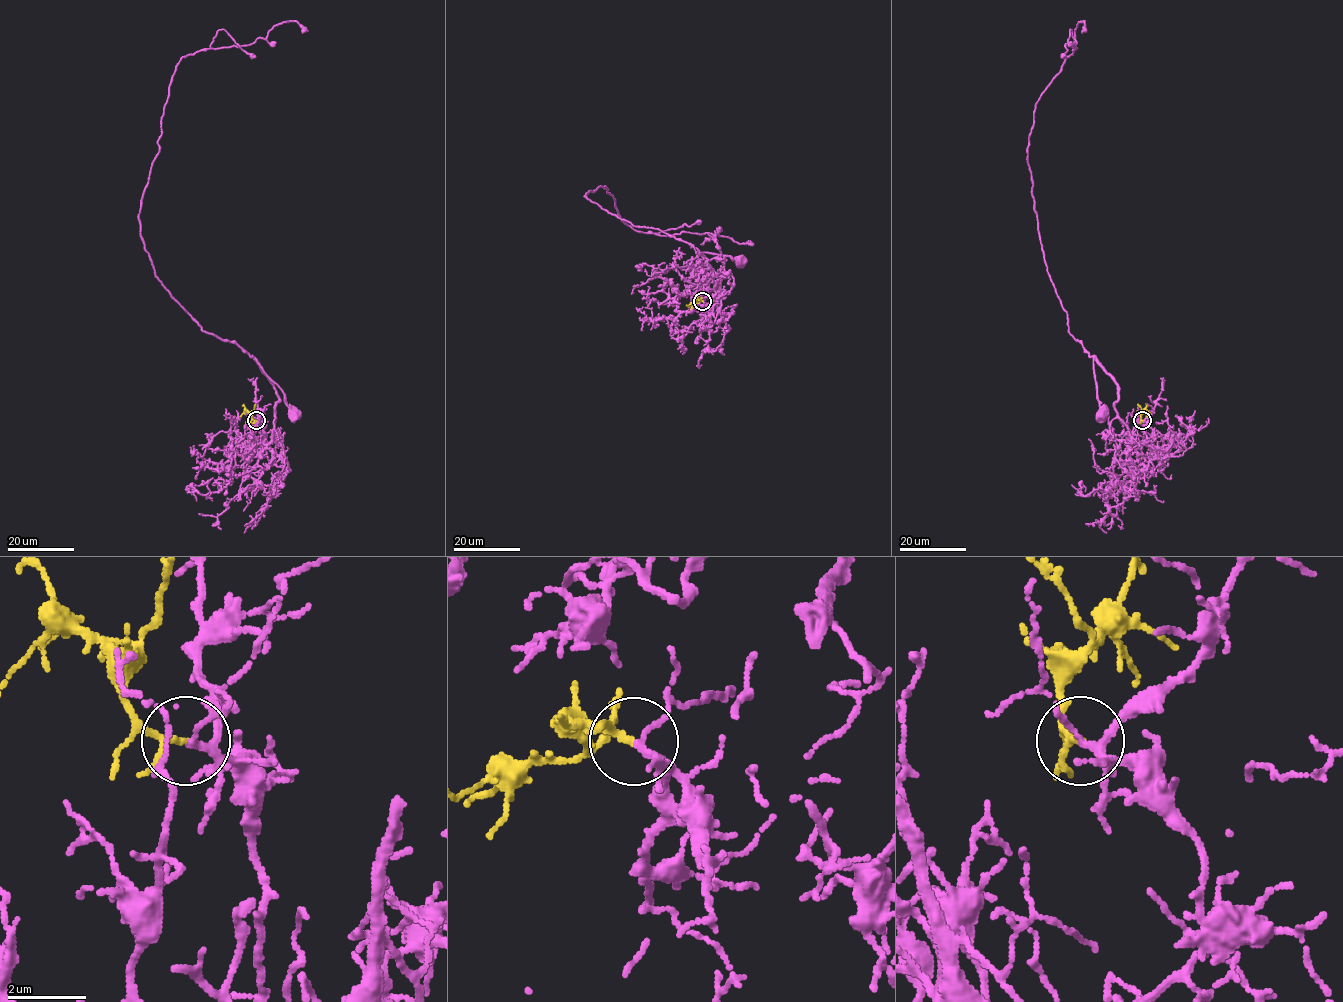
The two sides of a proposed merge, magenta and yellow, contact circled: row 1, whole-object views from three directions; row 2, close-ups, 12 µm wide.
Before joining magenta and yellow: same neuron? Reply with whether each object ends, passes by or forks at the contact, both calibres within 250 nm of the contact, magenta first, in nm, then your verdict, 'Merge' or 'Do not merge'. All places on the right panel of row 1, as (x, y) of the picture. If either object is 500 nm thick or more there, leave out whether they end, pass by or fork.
At the ring magenta forks. At the ring yellow passes by. Thickness 130 nm (magenta) against 130 nm. Merge

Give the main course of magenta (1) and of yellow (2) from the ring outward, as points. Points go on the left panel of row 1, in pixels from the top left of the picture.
1: (256, 420), (267, 446), (278, 396), (255, 359), (295, 415)
2: (256, 420), (251, 417), (251, 412), (245, 411), (240, 417)

